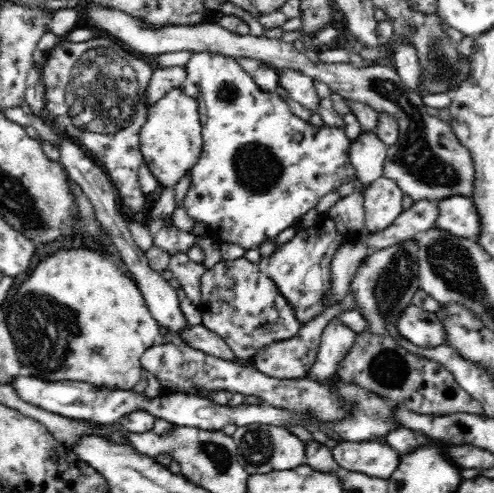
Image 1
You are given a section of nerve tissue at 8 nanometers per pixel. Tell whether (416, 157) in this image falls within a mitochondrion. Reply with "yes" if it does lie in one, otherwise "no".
yes

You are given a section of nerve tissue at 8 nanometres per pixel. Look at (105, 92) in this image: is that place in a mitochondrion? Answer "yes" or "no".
yes

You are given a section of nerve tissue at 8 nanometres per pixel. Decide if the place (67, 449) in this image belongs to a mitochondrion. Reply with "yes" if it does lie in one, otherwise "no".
no

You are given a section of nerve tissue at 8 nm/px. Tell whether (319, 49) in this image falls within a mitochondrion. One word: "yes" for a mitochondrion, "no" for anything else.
no

